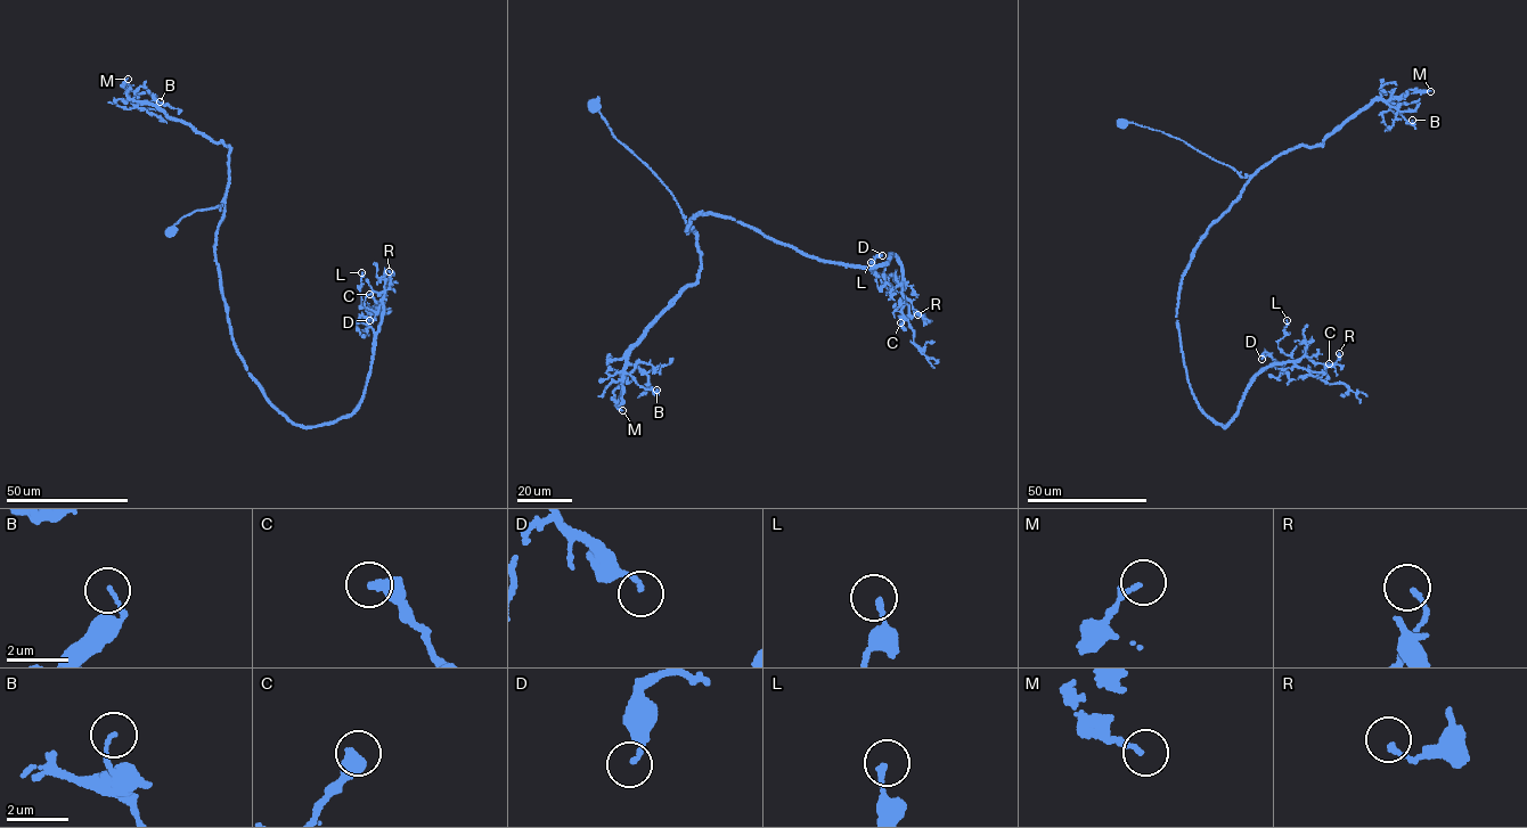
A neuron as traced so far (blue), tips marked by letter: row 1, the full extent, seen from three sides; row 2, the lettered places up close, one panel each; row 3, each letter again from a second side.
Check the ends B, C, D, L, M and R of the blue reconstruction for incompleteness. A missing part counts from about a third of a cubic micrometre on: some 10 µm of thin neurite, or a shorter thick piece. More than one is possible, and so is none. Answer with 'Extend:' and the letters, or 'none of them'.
Extend: none of them

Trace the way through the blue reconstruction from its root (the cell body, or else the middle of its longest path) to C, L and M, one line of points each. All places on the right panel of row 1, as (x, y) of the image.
C: (1121, 122), (1254, 174), (1195, 249), (1176, 309), (1206, 416), (1225, 425), (1266, 368), (1329, 363)
L: (1121, 122), (1254, 174), (1176, 309), (1216, 424), (1256, 372), (1295, 366), (1287, 320)
M: (1121, 122), (1133, 122), (1183, 140), (1242, 177), (1298, 146), (1323, 145), (1327, 137), (1376, 100), (1430, 91)

